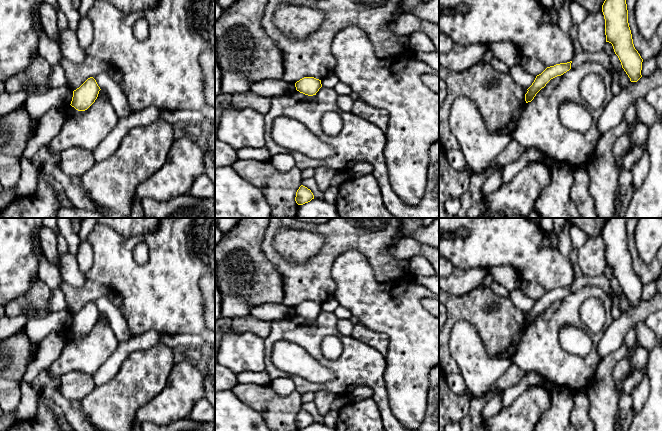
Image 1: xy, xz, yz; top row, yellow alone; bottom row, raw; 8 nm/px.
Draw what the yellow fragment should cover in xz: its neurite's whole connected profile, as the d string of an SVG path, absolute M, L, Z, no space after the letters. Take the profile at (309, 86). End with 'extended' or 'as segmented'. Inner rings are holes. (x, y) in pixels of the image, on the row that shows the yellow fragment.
M304 77L295 83L296 90L308 96L316 95L322 87L321 80L314 77Z; as segmented

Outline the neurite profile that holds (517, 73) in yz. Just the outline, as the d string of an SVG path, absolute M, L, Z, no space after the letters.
M520 63L509 68L508 74L518 85L524 89L528 89L536 78L535 75L525 71Z

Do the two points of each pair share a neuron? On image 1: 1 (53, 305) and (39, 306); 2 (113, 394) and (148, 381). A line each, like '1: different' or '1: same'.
1: different
2: same

